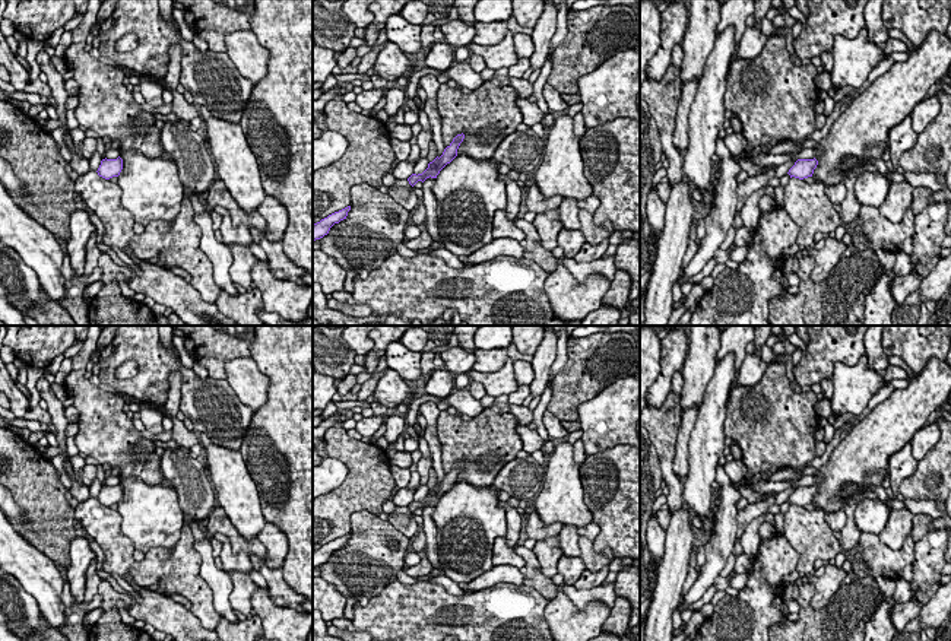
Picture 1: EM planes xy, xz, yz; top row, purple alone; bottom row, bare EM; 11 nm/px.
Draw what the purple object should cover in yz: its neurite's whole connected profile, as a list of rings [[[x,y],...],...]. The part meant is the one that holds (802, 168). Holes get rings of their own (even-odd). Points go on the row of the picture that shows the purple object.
[[[815,158],[798,159],[787,174],[790,175],[790,178],[795,177],[795,178],[803,180],[803,178],[812,177],[817,165],[818,165],[818,161]]]

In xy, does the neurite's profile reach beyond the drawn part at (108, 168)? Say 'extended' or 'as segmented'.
as segmented

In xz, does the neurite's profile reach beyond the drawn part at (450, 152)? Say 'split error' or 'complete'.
complete

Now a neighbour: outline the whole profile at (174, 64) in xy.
[[[178,44],[171,45],[168,54],[169,54],[168,72],[164,79],[168,91],[177,91],[181,73],[181,47]]]

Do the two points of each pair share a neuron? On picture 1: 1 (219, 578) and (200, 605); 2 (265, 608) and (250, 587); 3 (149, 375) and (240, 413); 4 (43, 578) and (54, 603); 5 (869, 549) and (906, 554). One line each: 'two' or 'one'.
1: two
2: two
3: one
4: one
5: one

